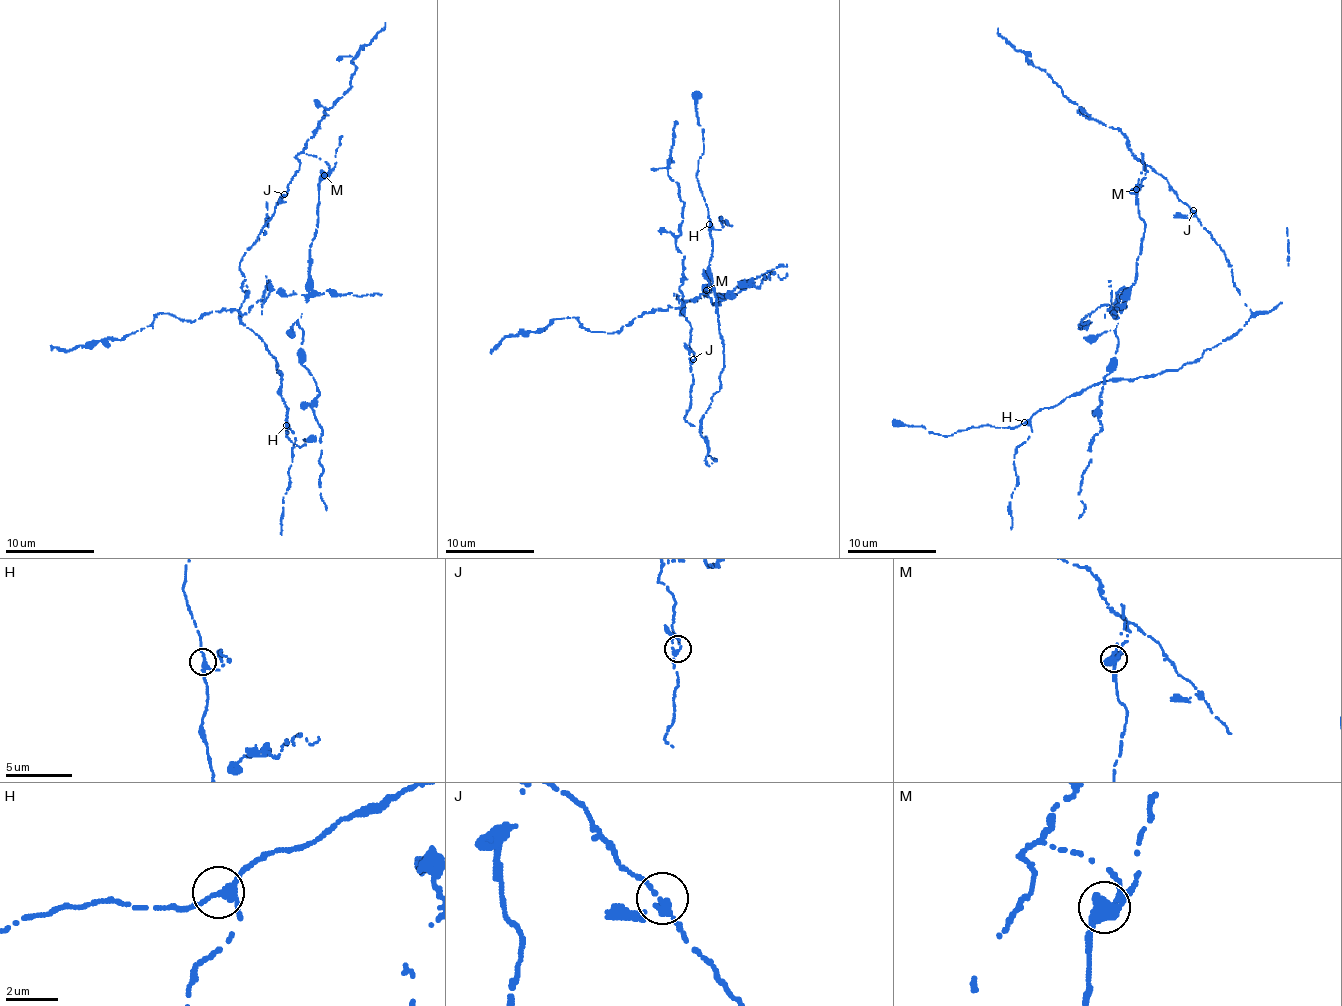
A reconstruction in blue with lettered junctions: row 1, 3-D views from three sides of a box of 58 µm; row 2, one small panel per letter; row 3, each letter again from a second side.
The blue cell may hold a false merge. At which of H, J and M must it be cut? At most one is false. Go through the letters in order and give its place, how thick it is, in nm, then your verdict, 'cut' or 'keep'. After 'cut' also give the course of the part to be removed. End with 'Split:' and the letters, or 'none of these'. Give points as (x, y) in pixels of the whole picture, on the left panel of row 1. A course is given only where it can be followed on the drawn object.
H: place (286, 425); calibre 240 nm; keep
J: place (284, 194); calibre 220 nm; keep
M: place (324, 175); calibre 440 nm; cut; course (325, 174), (306, 295), (275, 289), (245, 313), (158, 312), (125, 335), (51, 345)
Split: M

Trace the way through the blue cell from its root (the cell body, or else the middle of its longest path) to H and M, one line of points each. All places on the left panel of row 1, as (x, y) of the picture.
H: (284, 196), (240, 262), (249, 290), (239, 309), (283, 374), (286, 425)
M: (284, 196), (298, 168), (300, 162), (296, 157), (300, 153), (314, 155), (327, 164), (328, 171), (325, 174)

